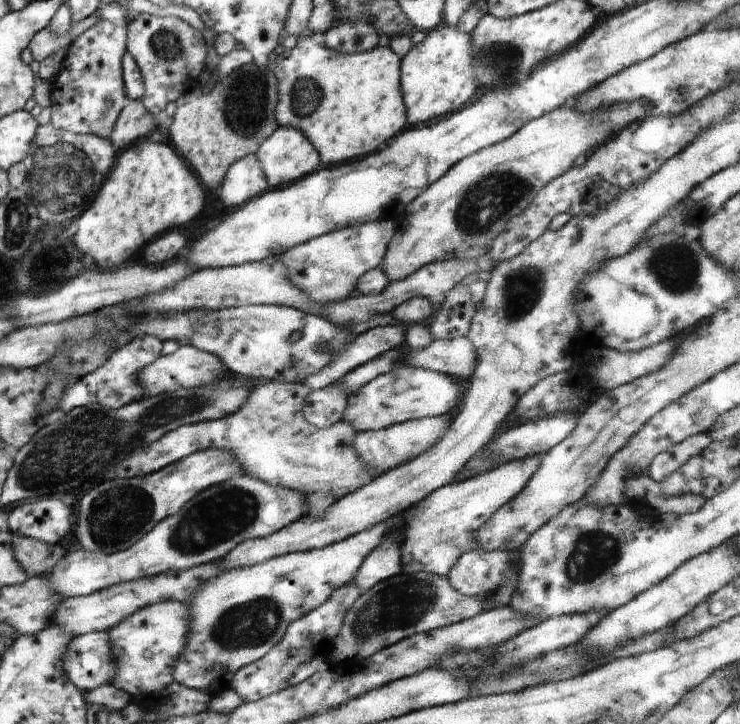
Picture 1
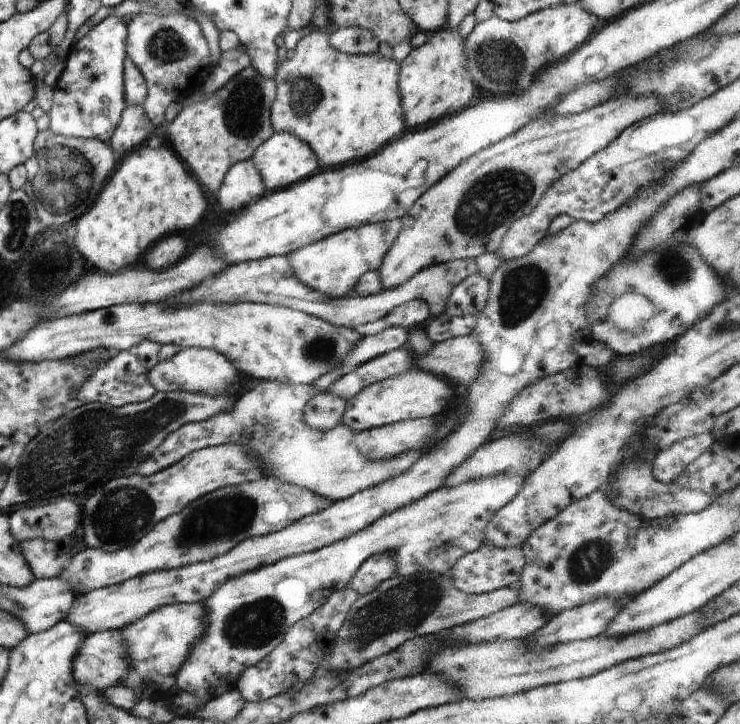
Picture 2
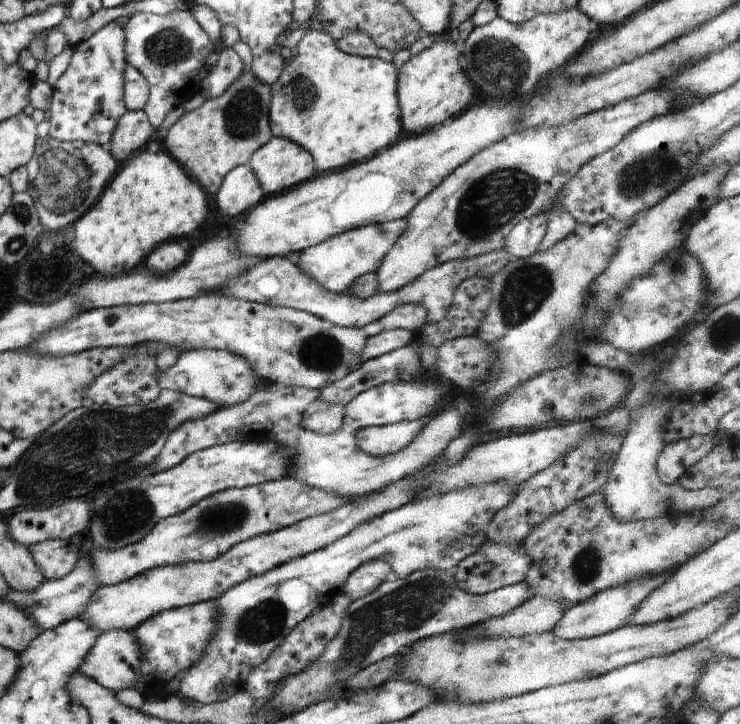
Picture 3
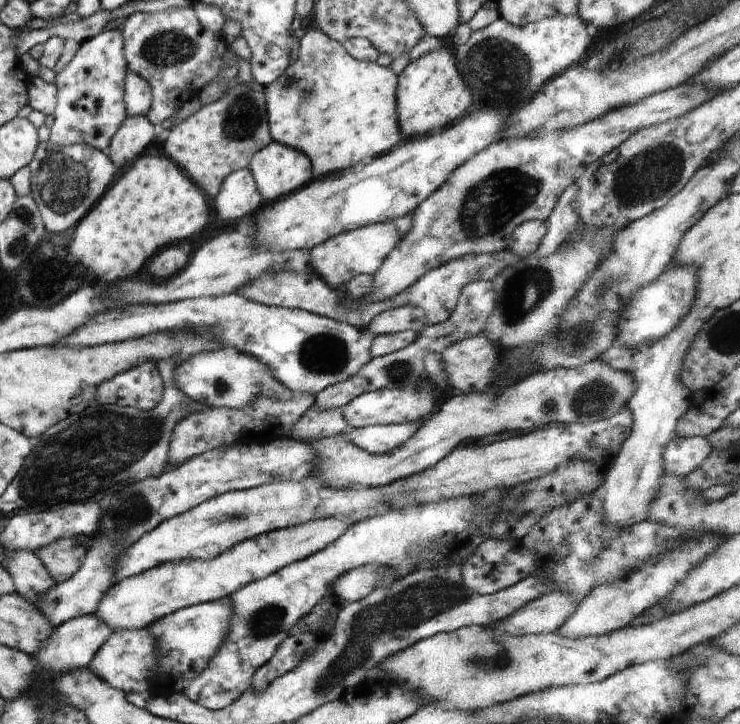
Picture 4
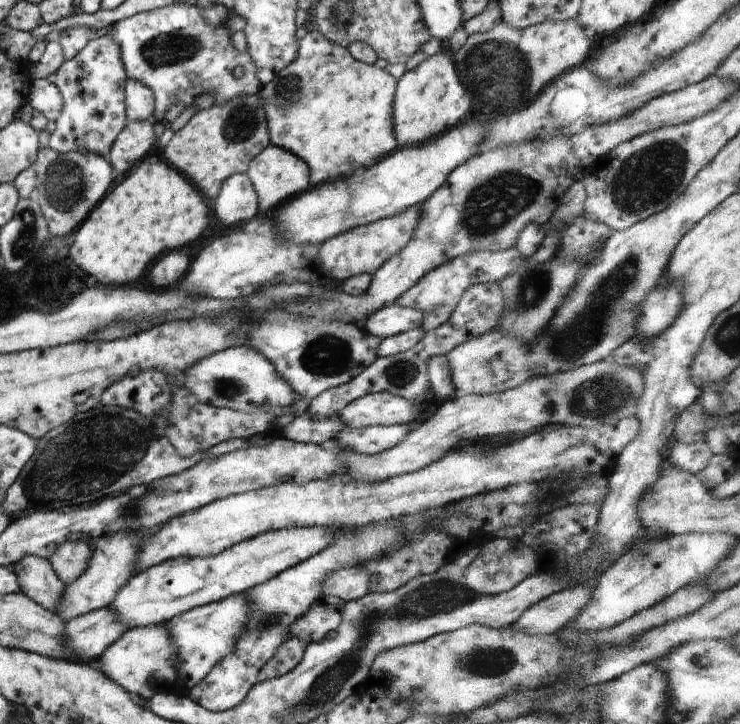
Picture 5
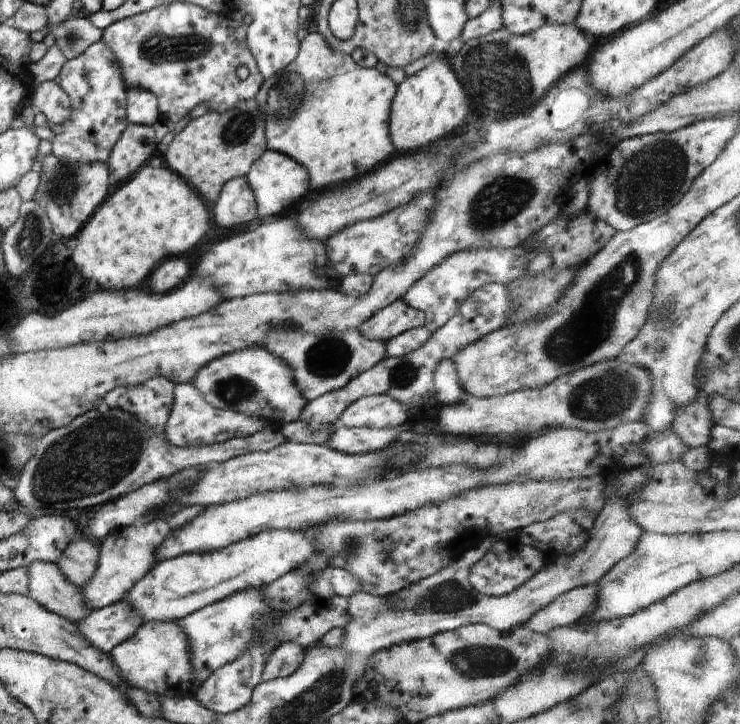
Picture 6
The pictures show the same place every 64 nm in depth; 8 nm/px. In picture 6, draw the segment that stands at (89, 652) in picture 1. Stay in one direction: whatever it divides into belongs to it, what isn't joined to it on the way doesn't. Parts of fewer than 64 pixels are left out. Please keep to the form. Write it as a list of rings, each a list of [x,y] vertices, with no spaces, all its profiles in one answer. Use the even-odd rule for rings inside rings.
[[[153,620],[143,623],[131,638],[125,639],[108,654],[126,685],[156,697],[177,697],[178,685],[191,682],[193,687],[189,696],[193,698],[196,686],[190,667],[189,649],[185,635],[176,621]]]

